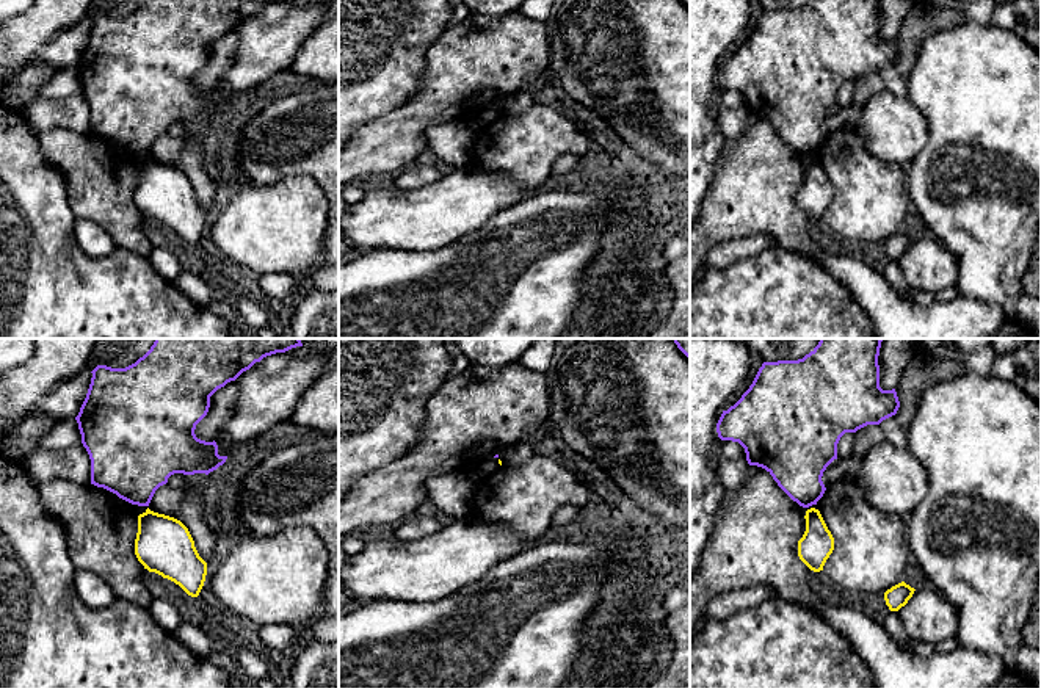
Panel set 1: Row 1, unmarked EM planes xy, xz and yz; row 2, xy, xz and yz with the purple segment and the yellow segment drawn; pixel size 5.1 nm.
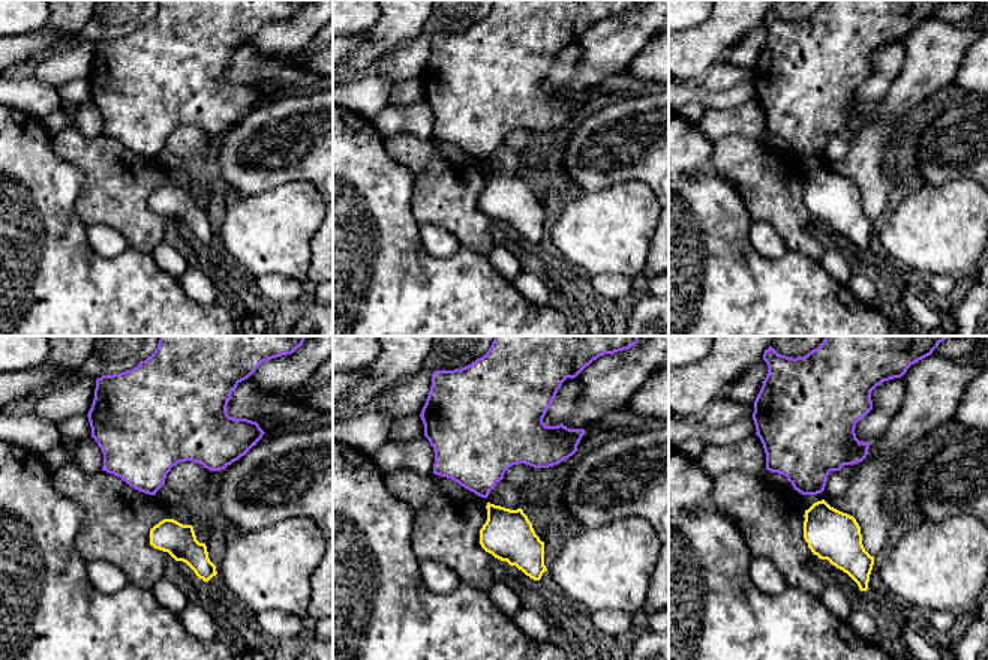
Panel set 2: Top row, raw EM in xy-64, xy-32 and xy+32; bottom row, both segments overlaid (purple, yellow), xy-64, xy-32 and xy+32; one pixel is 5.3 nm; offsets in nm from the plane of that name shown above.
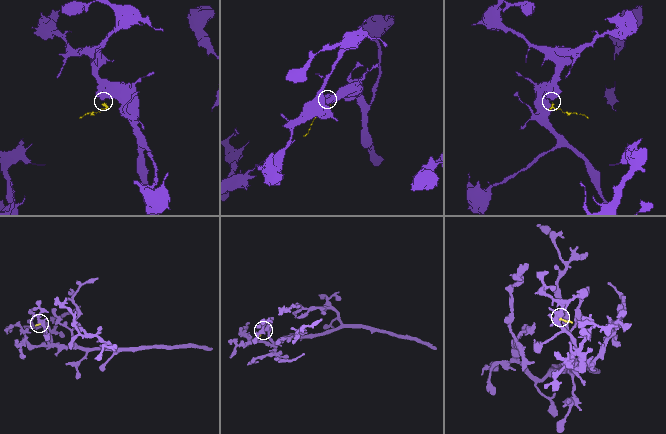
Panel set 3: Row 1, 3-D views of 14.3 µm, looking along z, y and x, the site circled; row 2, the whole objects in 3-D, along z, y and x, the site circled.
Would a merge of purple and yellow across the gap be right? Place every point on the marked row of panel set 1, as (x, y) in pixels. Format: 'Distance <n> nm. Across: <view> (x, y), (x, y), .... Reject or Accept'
Distance 20 nm. Across: xy (148, 505), (148, 508). Reject

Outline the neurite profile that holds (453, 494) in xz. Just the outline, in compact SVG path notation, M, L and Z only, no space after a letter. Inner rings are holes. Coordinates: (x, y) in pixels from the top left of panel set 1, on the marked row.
M462 472L442 473L425 481L428 500L455 519L470 514L477 487L477 480Z

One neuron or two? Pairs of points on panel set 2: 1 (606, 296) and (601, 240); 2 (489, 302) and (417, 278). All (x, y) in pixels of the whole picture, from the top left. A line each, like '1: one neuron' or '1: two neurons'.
1: two neurons
2: one neuron

